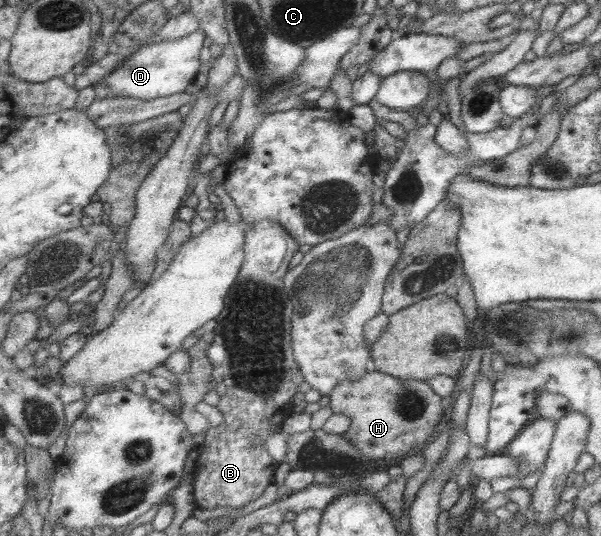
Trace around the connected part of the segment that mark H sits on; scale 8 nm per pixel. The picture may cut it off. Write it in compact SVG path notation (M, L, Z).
M372 368L359 379L337 384L328 397L331 414L345 414L349 418L349 429L341 436L361 456L375 462L419 451L438 432L437 423L443 414L441 397L427 382L391 377Z

